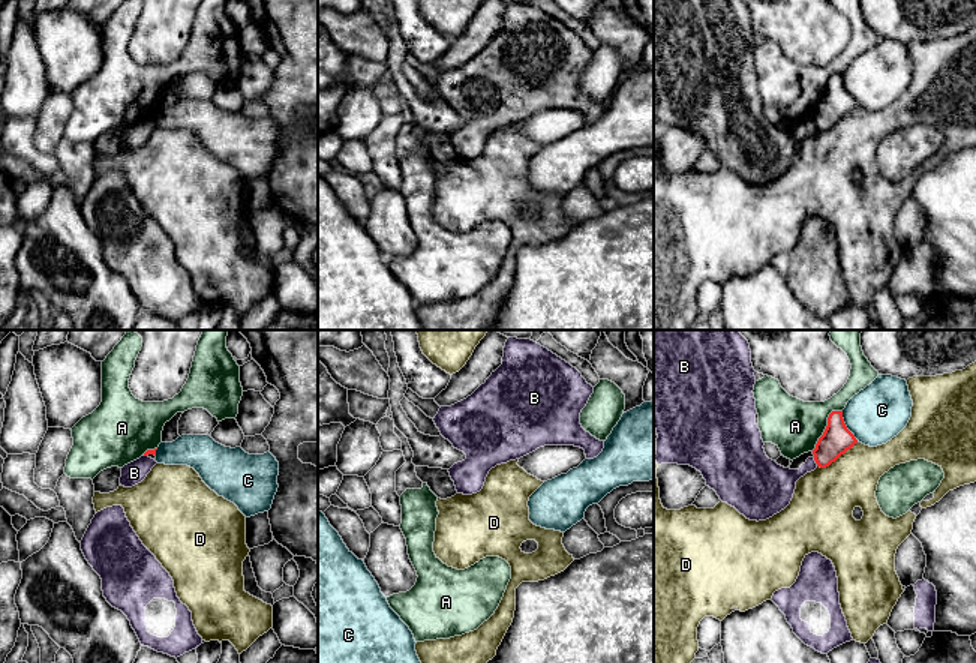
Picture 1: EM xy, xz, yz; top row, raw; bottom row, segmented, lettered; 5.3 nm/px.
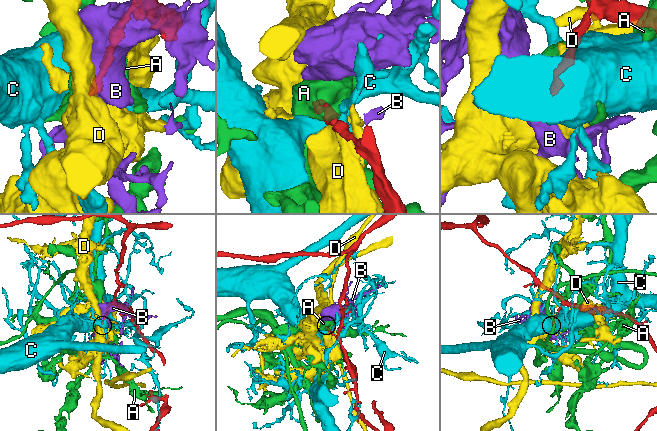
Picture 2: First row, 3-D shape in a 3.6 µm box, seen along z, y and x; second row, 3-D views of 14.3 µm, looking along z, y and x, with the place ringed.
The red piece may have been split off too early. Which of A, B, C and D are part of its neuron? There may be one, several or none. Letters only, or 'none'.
none

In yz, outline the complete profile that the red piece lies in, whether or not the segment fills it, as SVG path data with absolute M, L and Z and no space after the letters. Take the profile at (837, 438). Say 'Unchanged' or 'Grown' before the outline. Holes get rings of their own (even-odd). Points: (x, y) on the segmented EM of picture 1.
Unchanged. M832 411L828 417L828 426L813 450L817 466L829 466L856 442L858 440L844 423L843 411Z

